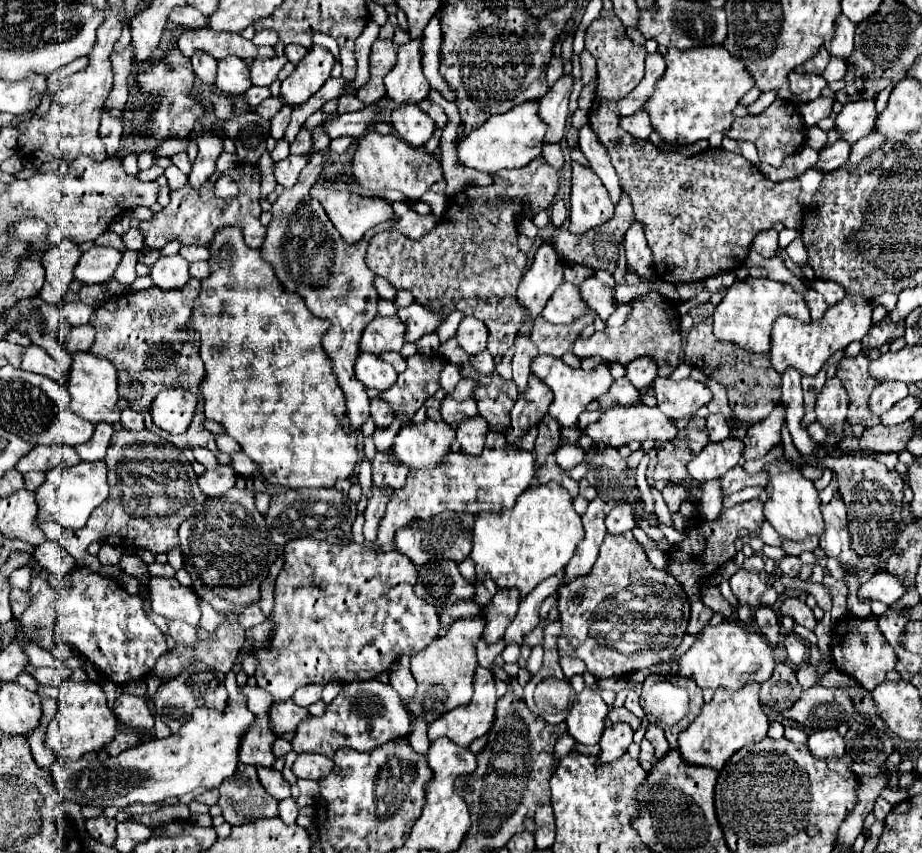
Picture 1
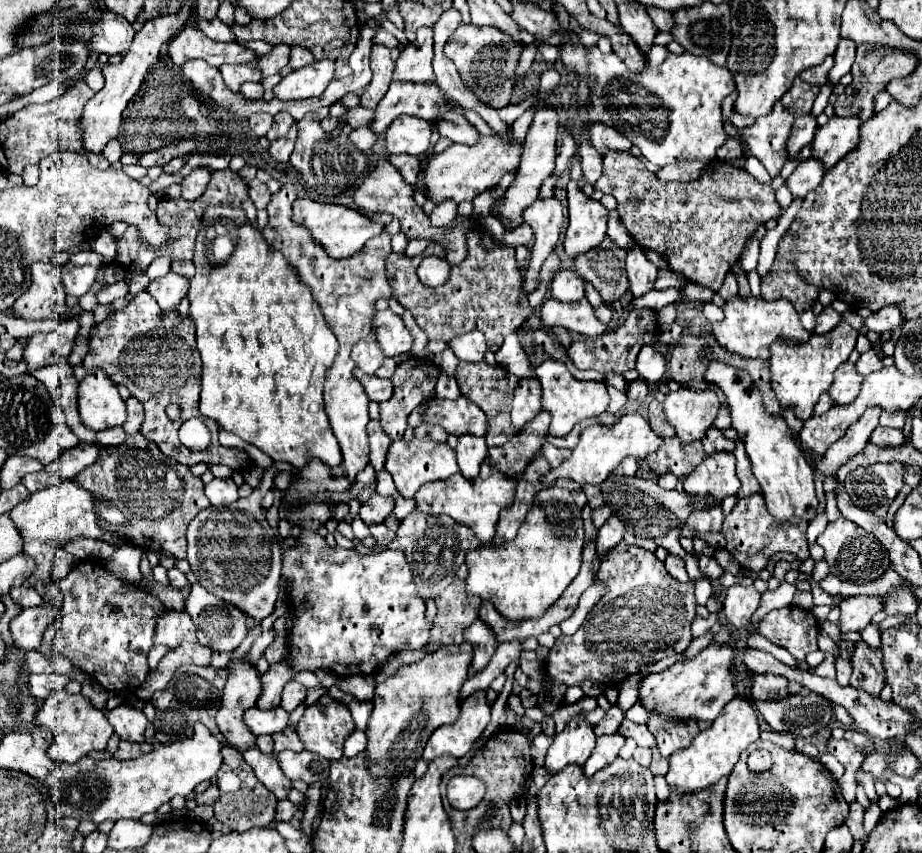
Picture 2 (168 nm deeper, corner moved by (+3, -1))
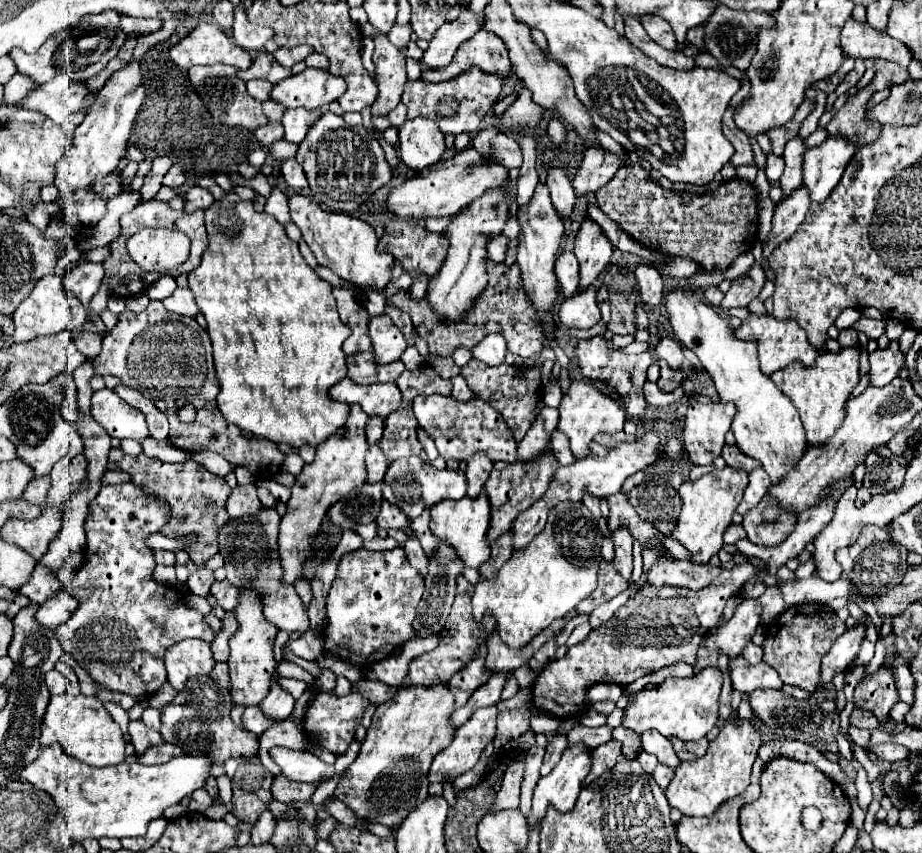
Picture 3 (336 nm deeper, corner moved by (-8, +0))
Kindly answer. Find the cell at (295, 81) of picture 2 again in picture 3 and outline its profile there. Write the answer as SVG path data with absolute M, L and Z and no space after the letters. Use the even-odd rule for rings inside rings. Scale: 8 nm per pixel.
M307 67L303 73L279 81L271 89L269 99L281 103L285 109L305 107L313 111L329 105L331 101L337 101L345 89L347 85L341 77L335 77L323 69Z

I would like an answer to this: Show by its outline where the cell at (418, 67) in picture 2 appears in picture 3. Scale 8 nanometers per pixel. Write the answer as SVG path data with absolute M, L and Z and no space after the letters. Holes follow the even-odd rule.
M463 9L455 21L445 23L437 29L433 39L429 41L429 49L423 53L421 63L429 65L433 69L447 67L451 63L457 47L465 39L473 37L481 29L483 21L485 21L485 13L473 13L469 9Z

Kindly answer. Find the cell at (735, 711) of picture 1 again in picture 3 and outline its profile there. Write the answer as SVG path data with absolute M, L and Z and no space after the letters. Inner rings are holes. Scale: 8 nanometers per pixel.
M731 717L721 729L719 737L709 743L705 757L693 763L685 761L675 769L675 777L665 789L669 807L679 809L687 817L713 815L727 799L741 795L747 789L751 767L753 767L753 761L757 759L759 747L761 747L761 737L751 727L751 723L741 721L741 725L735 725L735 717Z

